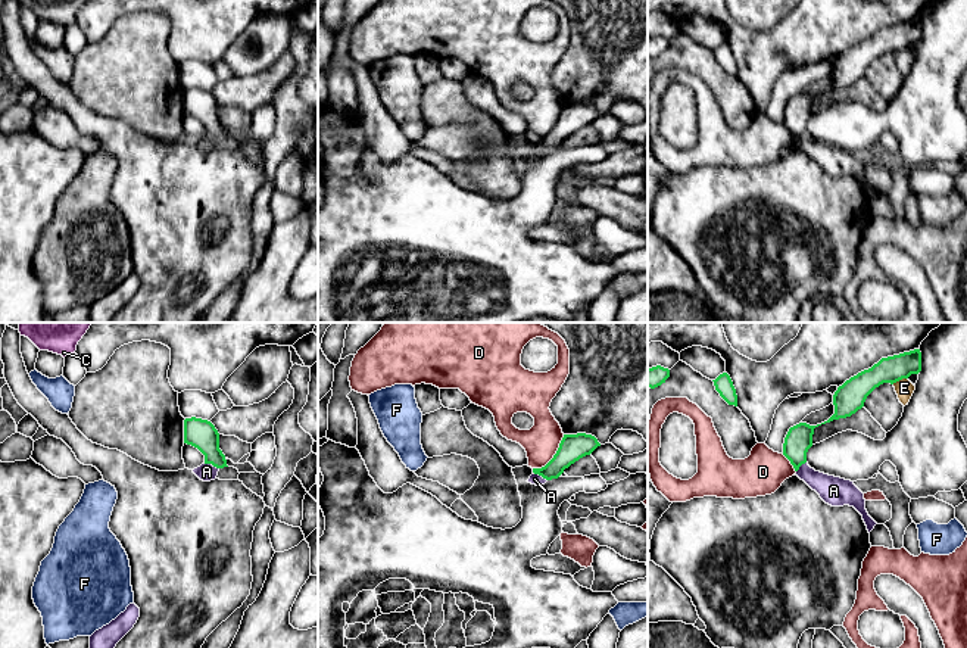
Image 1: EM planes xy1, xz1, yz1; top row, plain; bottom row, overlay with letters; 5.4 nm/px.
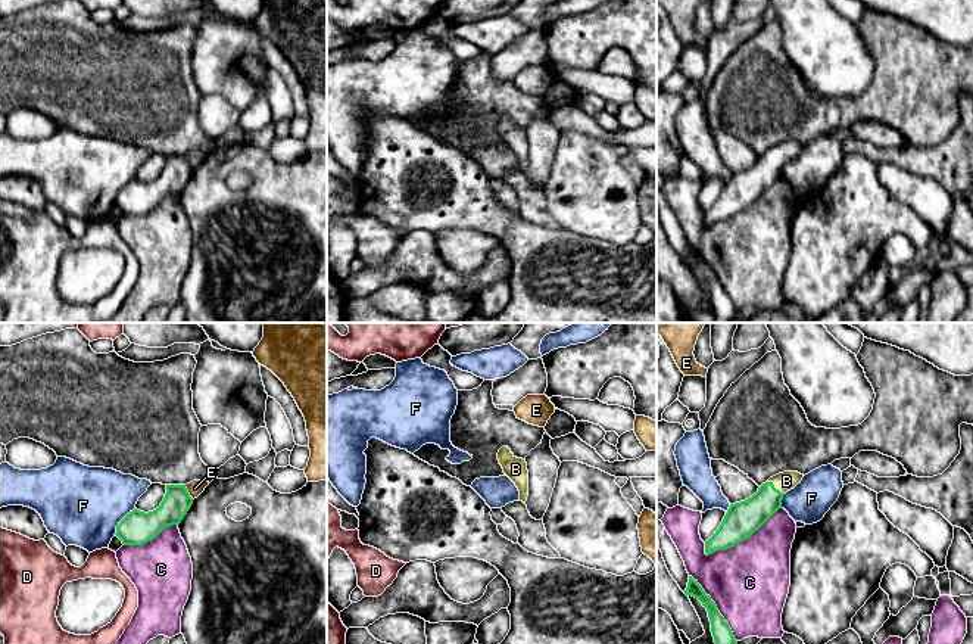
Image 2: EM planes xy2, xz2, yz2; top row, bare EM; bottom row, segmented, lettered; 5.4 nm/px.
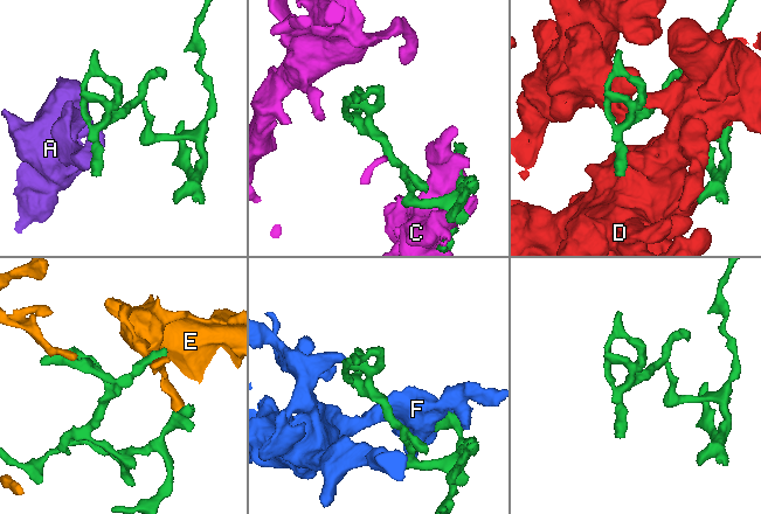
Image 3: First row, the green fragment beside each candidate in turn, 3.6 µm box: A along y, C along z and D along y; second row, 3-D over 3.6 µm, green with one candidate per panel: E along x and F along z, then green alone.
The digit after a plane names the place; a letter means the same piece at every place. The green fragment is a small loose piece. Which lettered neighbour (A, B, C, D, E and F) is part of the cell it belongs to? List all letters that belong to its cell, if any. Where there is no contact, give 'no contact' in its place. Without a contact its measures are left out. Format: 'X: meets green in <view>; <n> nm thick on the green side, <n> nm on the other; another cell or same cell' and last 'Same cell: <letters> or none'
A: meets green in xy1; 160 nm thick on the green side, 100 nm on the other; another cell
B: meets green in yz2; 190 nm thick on the green side, 110 nm on the other; same cell
C: meets green in yz2; 190 nm thick on the green side, 440 nm on the other; another cell
D: meets green in xz1; 140 nm thick on the green side, 190 nm on the other; another cell
E: meets green in yz1; 140 nm thick on the green side, 100 nm on the other; another cell
F: meets green in xy2; 190 nm thick on the green side, 440 nm on the other; another cell
Same cell: B

